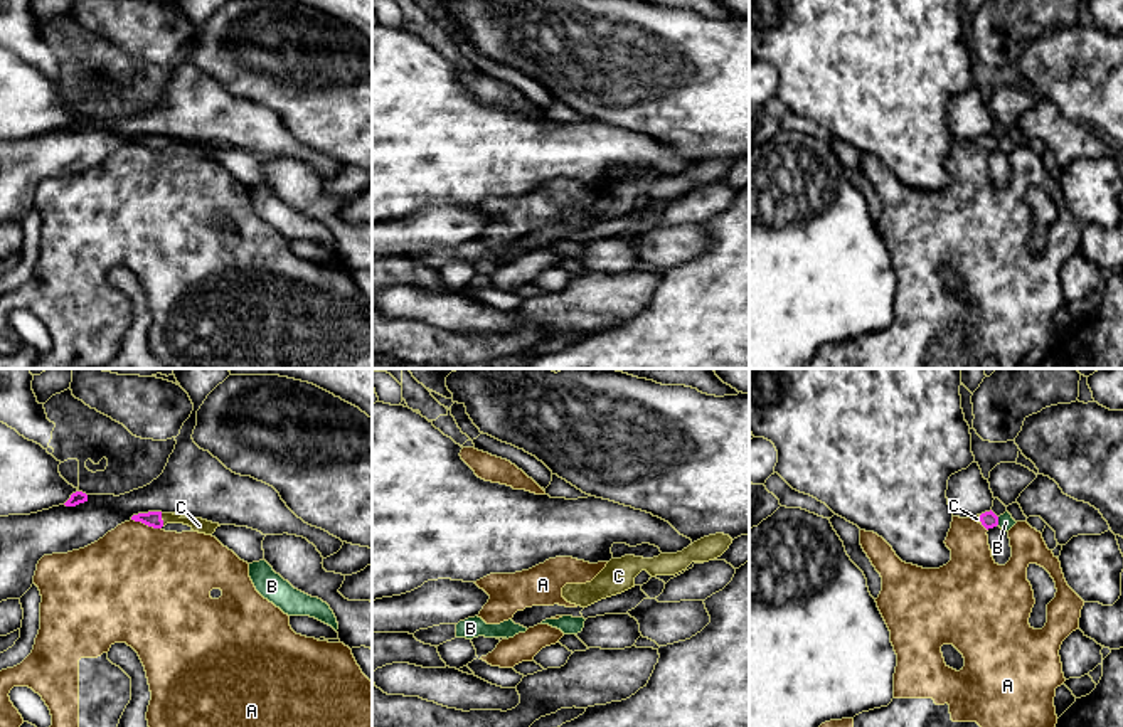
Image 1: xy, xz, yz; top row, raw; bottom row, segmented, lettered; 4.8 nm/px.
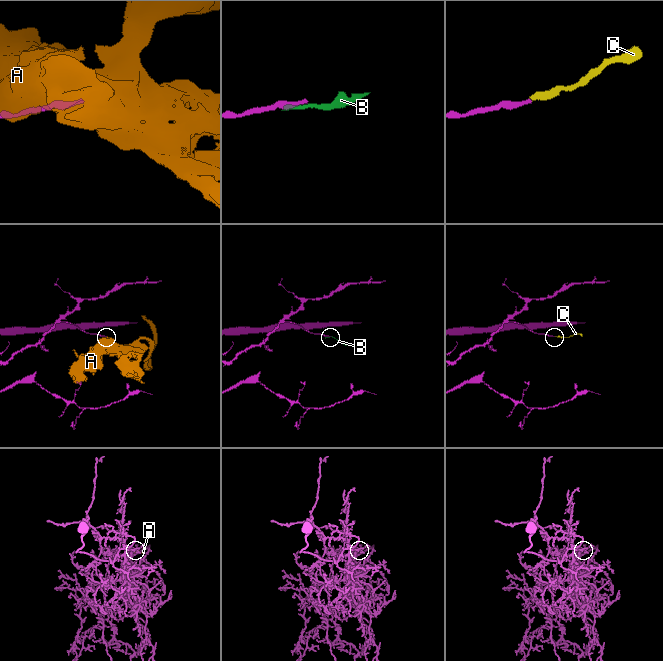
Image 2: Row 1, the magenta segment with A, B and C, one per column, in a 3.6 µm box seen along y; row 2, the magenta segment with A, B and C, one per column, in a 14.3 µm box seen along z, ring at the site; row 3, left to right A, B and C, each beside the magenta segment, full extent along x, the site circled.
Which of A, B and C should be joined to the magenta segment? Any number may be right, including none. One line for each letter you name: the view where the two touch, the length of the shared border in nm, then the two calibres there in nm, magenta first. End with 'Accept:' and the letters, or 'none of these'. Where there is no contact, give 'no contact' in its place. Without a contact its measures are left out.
C: xy | 70 nm | 80/70 nm
Accept: C

